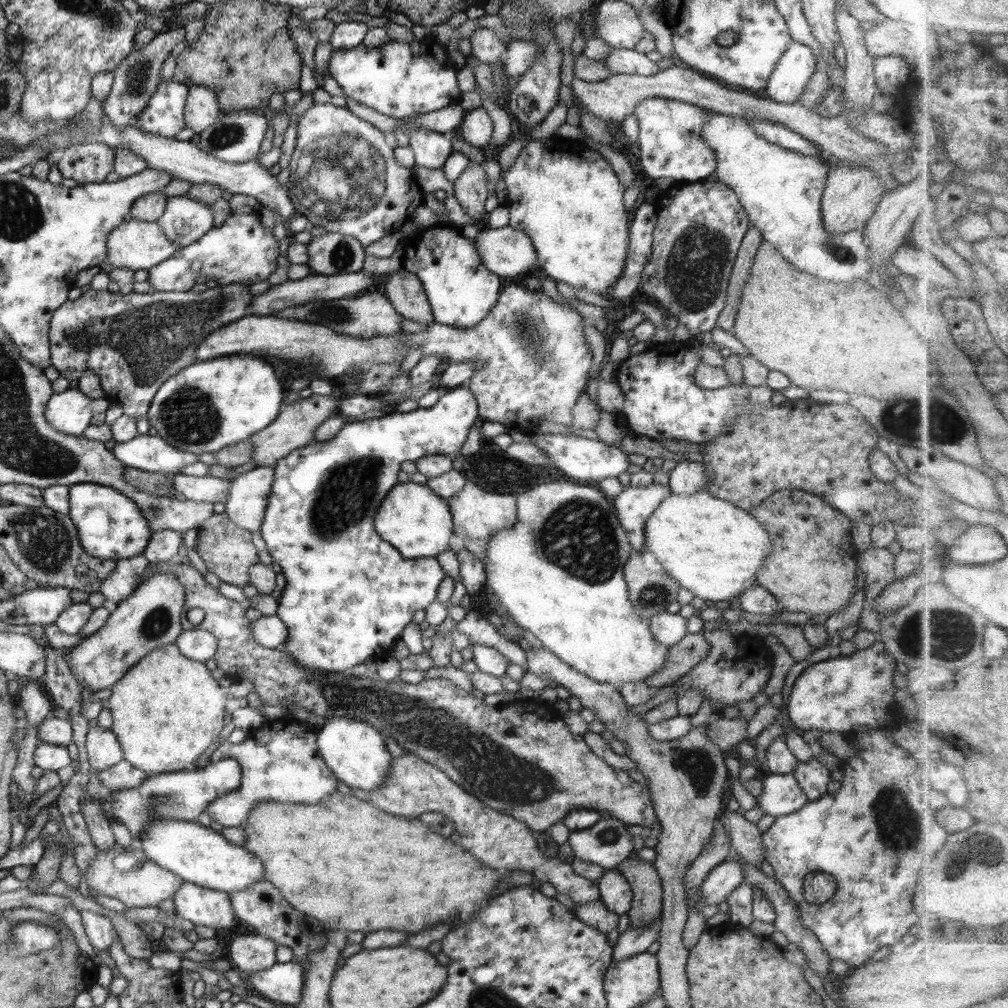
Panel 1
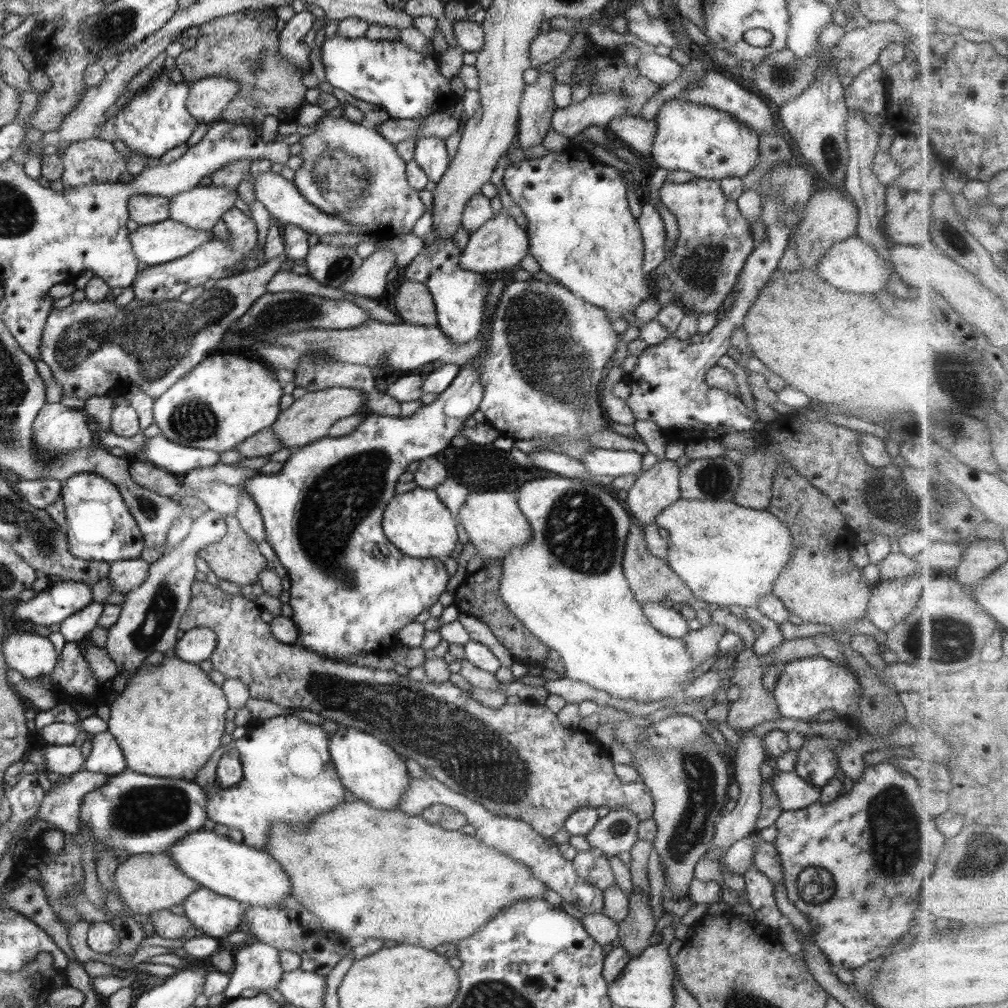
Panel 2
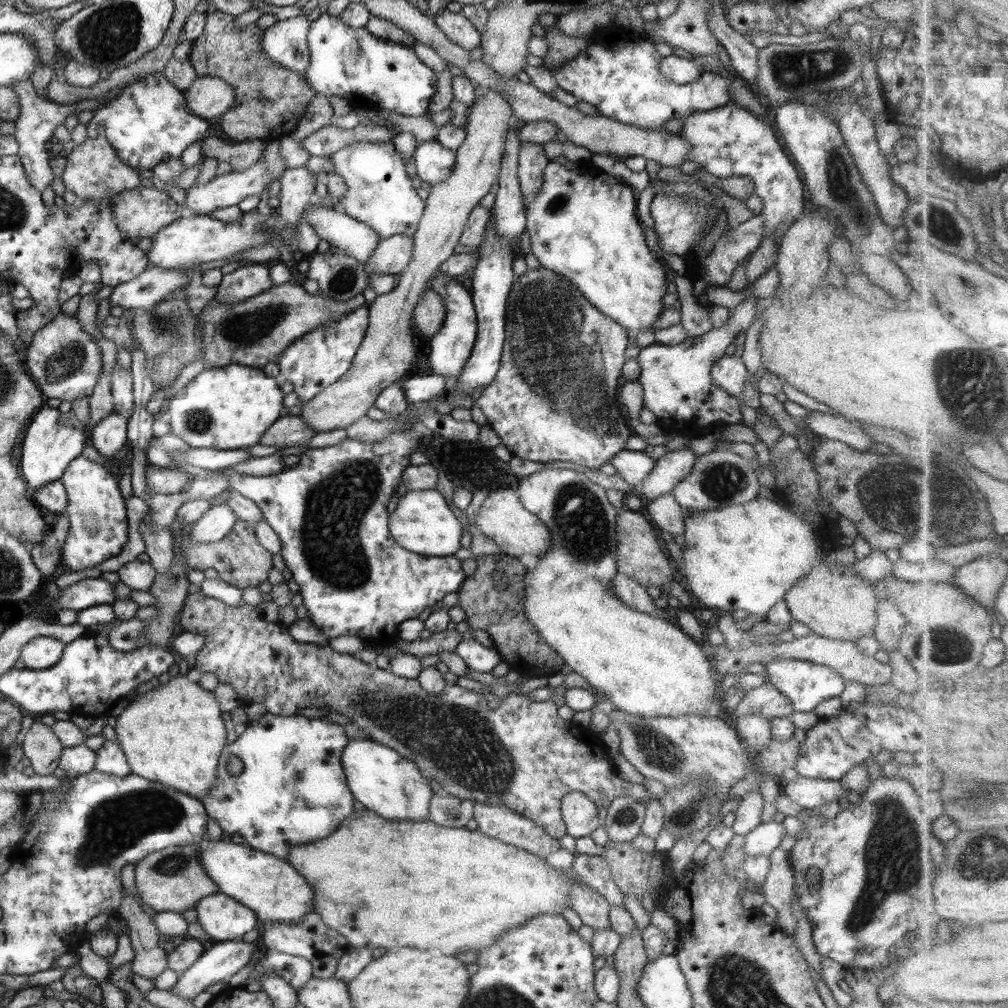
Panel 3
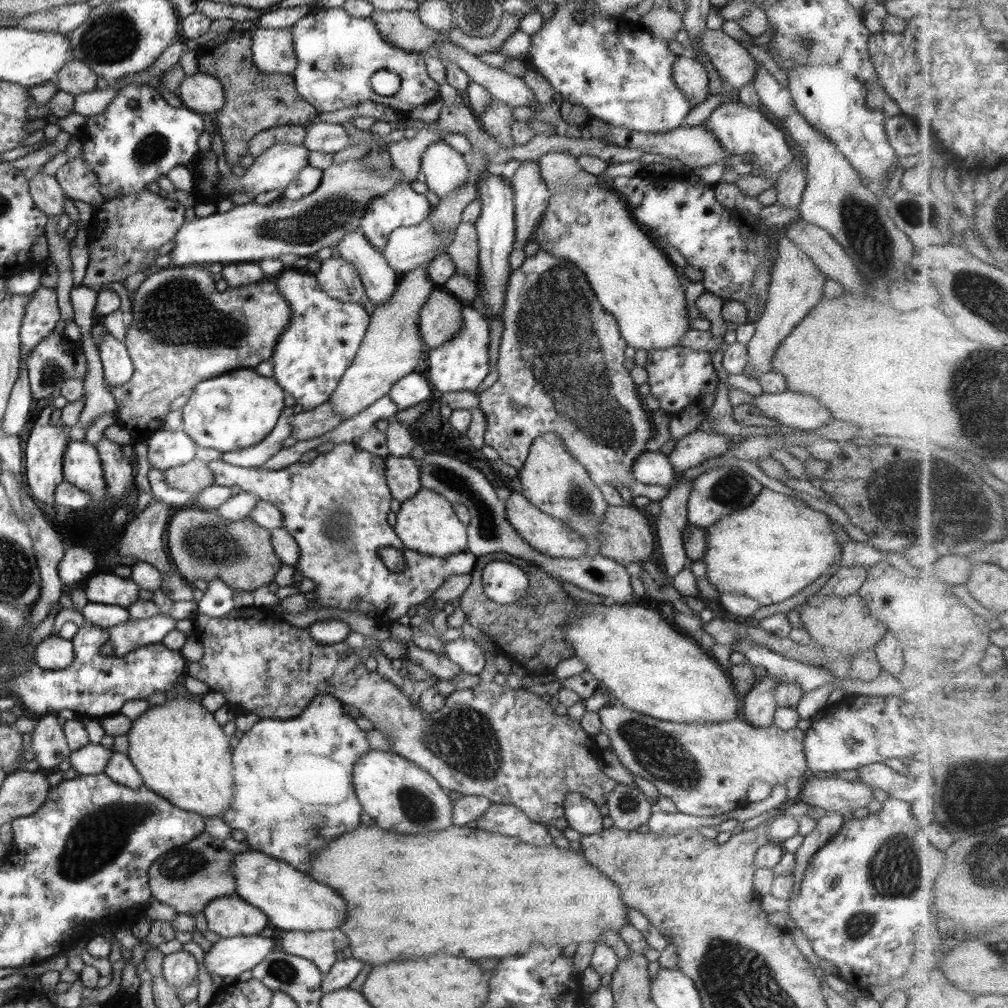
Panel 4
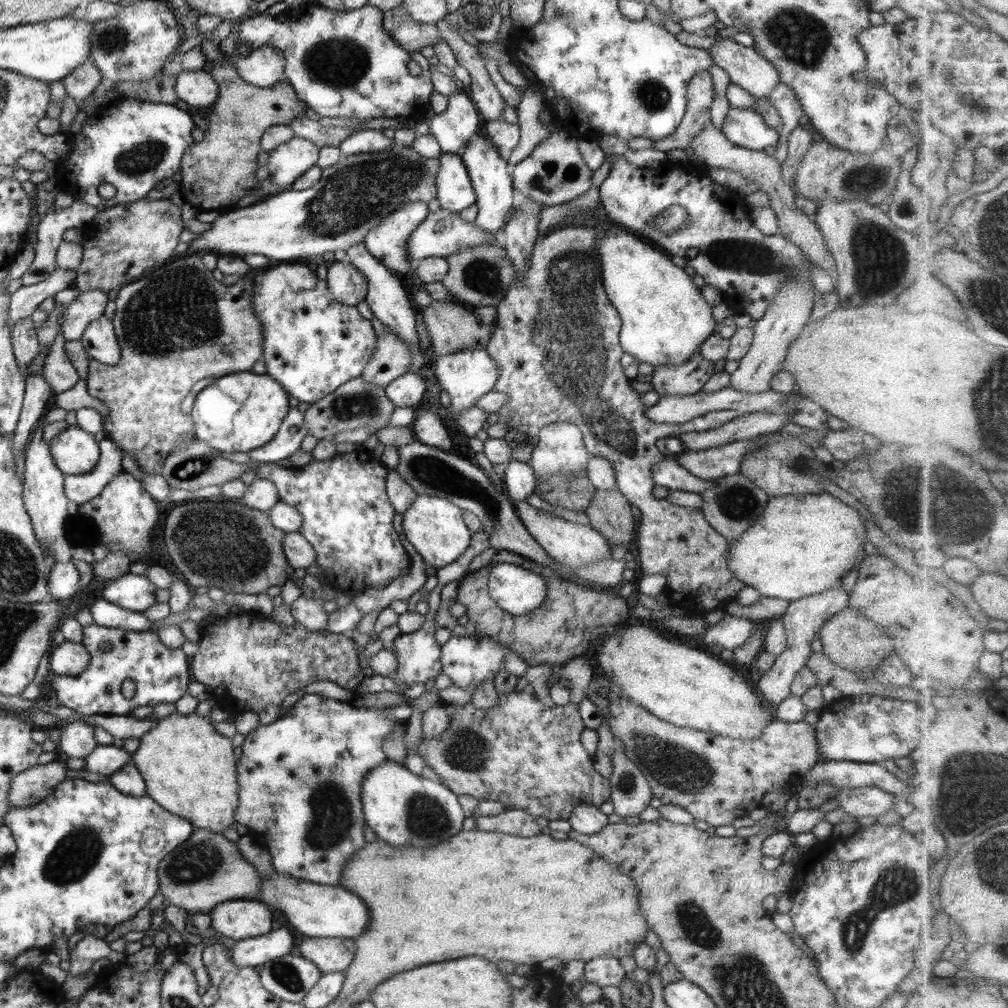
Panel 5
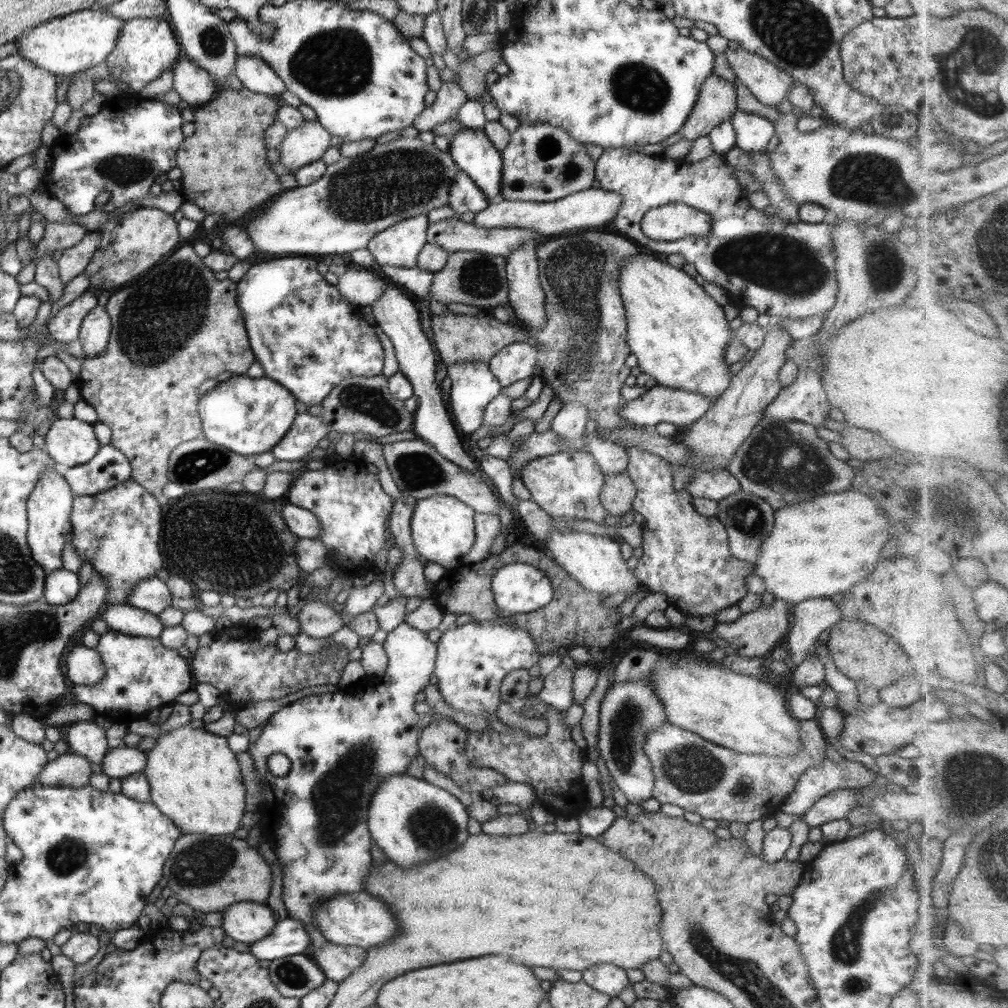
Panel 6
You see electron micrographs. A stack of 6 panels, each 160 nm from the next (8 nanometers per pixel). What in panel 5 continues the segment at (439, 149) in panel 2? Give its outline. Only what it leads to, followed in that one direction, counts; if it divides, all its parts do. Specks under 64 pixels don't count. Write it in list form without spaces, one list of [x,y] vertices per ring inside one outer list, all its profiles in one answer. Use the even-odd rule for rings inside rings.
[[[441,153],[435,179],[436,199],[444,210],[460,213],[476,202],[477,196],[460,154]]]

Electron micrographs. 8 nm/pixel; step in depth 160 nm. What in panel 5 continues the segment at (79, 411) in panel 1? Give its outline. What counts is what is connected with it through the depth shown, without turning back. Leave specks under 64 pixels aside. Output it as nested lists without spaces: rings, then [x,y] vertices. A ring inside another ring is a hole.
[[[42,427],[34,431],[30,444],[24,448],[25,467],[23,478],[25,482],[25,505],[33,517],[33,526],[37,538],[41,538],[42,546],[48,549],[55,562],[68,562],[72,559],[70,542],[64,538],[64,520],[68,516],[70,499],[65,493],[66,474],[56,465],[50,449],[50,442],[42,440]]]

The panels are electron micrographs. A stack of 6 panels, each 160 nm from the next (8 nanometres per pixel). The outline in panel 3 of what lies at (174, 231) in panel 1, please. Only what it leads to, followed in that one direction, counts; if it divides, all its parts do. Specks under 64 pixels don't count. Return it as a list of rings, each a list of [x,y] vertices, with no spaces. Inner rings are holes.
[[[270,140],[265,148],[264,160],[262,162],[256,162],[254,166],[250,166],[248,170],[240,170],[239,172],[230,172],[228,174],[222,174],[222,176],[215,177],[208,184],[198,184],[190,187],[186,193],[186,200],[183,205],[188,209],[188,212],[192,215],[208,215],[212,211],[217,211],[221,208],[229,206],[237,206],[239,202],[242,202],[244,198],[250,198],[250,196],[259,196],[264,192],[264,189],[269,187],[271,183],[277,178],[281,180],[284,171],[287,170],[284,166],[284,160],[280,156],[281,142],[277,140]]]

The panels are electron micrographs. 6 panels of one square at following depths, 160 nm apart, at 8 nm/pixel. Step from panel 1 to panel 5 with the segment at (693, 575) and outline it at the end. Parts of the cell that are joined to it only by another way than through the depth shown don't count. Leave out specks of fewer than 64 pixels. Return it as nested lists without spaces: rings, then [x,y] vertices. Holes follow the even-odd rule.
[[[825,492],[820,495],[816,494],[799,494],[799,495],[786,495],[786,496],[770,496],[769,501],[766,503],[762,516],[752,524],[752,526],[744,532],[742,536],[739,536],[736,540],[728,540],[729,551],[727,552],[727,565],[728,570],[734,574],[736,580],[744,582],[745,586],[758,590],[762,596],[768,596],[768,598],[780,598],[780,600],[786,600],[788,603],[805,598],[812,594],[822,594],[822,592],[830,591],[832,587],[840,585],[841,580],[856,570],[861,565],[861,562],[867,557],[864,551],[864,544],[867,541],[866,530],[864,529],[864,523],[862,523],[861,515],[854,509],[840,501],[838,497],[834,497],[831,493]]]

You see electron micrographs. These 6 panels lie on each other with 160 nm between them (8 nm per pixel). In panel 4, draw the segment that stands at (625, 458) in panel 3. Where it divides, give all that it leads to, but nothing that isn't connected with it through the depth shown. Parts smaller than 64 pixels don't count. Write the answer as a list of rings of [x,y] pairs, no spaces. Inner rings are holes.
[[[646,451],[635,458],[631,471],[635,480],[642,484],[652,484],[672,488],[681,477],[670,462],[669,455],[658,451]]]

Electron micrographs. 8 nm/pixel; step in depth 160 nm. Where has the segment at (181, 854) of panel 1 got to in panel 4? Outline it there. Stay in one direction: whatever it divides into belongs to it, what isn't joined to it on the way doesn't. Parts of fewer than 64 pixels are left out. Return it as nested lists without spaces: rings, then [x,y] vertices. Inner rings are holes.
[[[253,849],[232,856],[231,871],[237,884],[236,894],[262,910],[272,926],[280,930],[309,933],[339,928],[346,920],[347,904],[330,886],[316,882],[310,875],[284,861]]]

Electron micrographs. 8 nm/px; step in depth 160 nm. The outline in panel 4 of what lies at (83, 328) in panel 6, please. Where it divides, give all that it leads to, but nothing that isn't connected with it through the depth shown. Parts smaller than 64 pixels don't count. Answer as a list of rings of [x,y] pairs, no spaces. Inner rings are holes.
[[[106,331],[98,344],[105,383],[110,387],[124,385],[133,378],[134,365],[127,346]]]

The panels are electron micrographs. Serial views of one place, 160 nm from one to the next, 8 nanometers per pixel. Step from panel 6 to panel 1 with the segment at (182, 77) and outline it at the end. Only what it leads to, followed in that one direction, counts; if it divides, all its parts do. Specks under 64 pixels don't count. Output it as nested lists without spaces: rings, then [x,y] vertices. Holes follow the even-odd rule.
[[[194,85],[189,88],[184,110],[184,126],[191,128],[197,135],[207,130],[222,115],[214,90],[210,87]]]

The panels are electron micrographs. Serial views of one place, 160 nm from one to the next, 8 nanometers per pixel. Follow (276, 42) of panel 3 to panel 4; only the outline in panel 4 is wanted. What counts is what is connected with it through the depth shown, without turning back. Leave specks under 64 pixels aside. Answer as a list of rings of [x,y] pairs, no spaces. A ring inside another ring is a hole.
[[[256,28],[252,35],[253,63],[263,74],[291,75],[297,65],[293,49],[291,28]]]

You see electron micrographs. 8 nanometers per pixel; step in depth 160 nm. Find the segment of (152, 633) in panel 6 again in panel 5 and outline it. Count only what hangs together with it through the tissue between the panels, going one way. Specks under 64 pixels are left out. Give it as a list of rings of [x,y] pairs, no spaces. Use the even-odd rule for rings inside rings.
[[[102,598],[95,599],[87,606],[97,626],[111,629],[132,630],[133,632],[147,632],[151,630],[152,621],[142,612],[133,612]]]

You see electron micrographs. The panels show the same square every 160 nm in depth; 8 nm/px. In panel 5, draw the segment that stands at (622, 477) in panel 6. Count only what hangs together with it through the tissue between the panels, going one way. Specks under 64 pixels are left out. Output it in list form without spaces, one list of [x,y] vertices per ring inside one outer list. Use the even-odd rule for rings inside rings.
[[[616,487],[612,490],[597,490],[584,512],[590,520],[589,525],[607,538],[610,549],[612,549],[614,544],[621,544],[628,548],[628,544],[632,544],[632,540],[635,538],[637,526],[630,507],[631,504],[628,502],[628,499]]]

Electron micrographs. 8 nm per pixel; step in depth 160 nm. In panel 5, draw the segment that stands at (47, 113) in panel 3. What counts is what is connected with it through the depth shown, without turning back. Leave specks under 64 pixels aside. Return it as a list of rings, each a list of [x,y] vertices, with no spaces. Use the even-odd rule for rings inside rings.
[[[74,200],[68,208],[54,209],[50,207],[39,222],[36,230],[35,258],[30,268],[20,280],[24,286],[43,284],[44,281],[57,269],[56,251],[63,242],[64,232],[68,228],[83,227],[96,216],[95,206],[90,206],[82,200]]]

